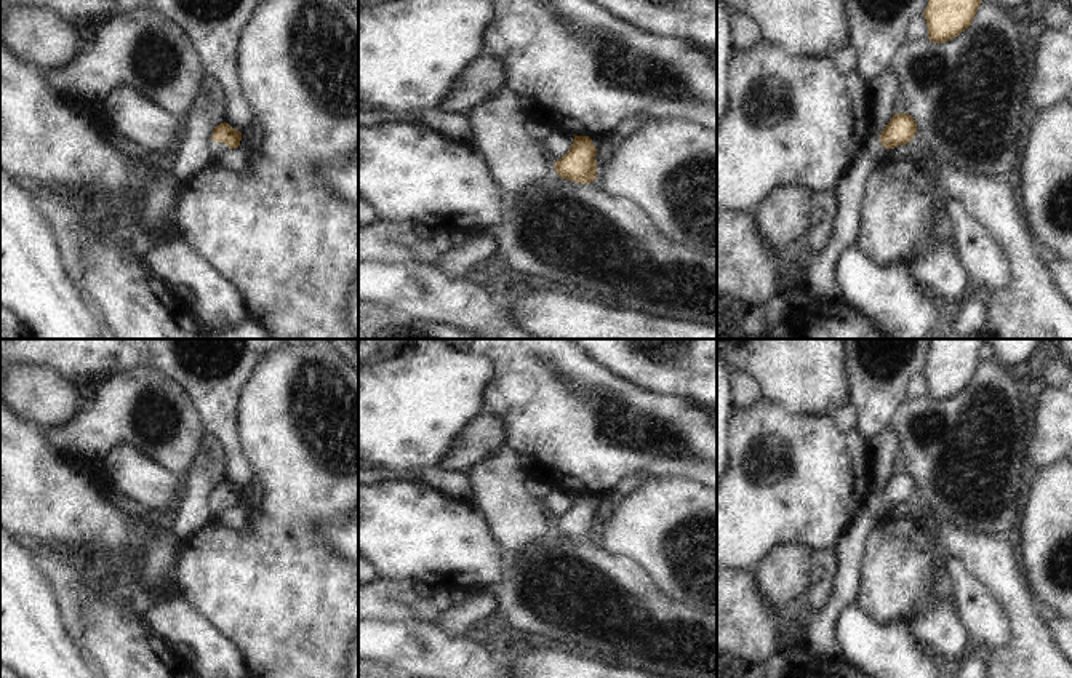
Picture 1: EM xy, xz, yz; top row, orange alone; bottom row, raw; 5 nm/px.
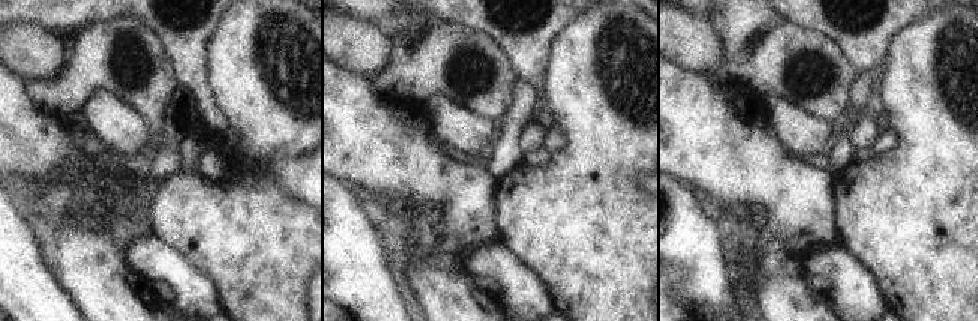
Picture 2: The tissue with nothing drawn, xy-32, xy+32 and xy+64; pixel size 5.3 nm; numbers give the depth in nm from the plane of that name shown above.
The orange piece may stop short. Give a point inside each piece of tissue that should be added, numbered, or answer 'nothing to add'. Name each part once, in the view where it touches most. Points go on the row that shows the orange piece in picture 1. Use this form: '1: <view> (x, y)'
1: xy (216, 149)

